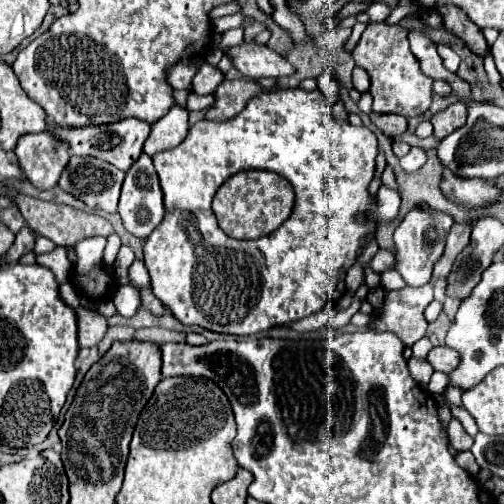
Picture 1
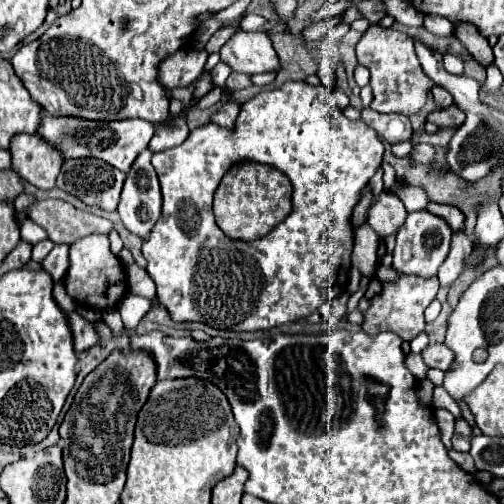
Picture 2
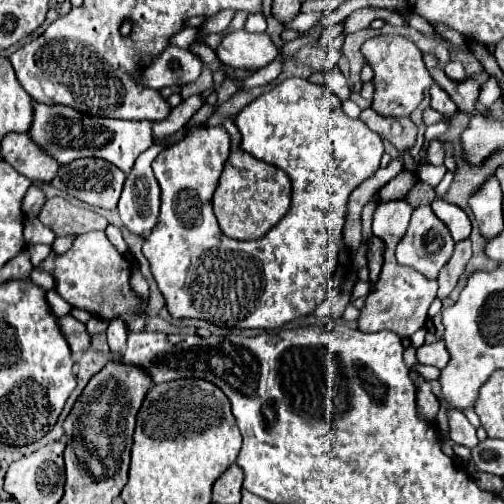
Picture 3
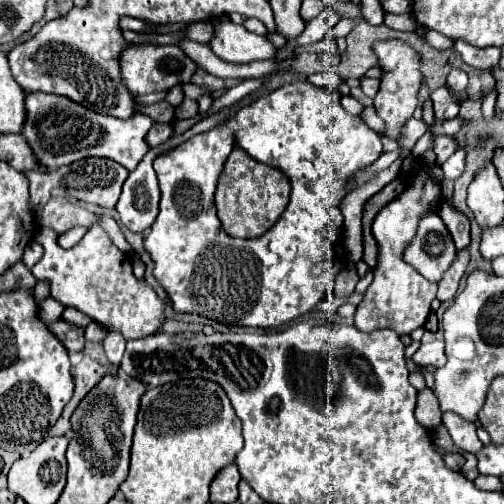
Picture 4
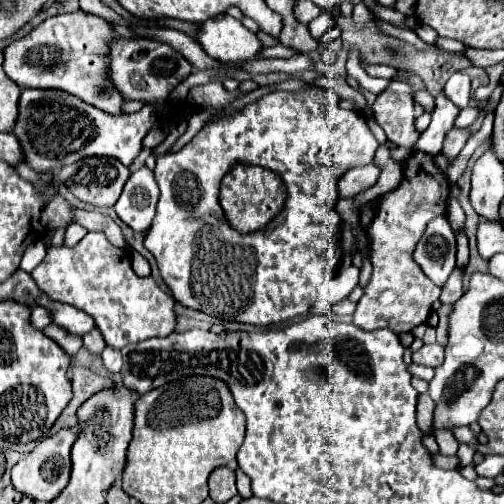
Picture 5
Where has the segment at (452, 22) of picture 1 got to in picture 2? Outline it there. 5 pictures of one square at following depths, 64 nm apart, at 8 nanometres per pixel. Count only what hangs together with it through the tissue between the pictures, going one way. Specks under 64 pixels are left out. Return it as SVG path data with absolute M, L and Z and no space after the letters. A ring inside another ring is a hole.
M460 24L460 28L456 28L456 38L462 42L462 46L482 64L482 66L490 66L494 62L492 56L492 48L488 46L488 40L484 40L476 28L472 28L470 24Z

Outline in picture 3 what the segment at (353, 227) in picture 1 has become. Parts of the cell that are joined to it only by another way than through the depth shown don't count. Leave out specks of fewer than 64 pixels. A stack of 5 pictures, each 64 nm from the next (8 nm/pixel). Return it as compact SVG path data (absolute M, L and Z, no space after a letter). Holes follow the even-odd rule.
M306 78L284 80L272 92L262 94L242 108L234 122L242 134L240 146L244 152L290 176L294 186L290 214L260 240L240 242L222 234L212 212L212 194L230 152L230 134L223 126L204 126L168 147L152 163L162 188L162 208L142 252L152 266L152 276L174 318L202 318L220 328L278 328L290 320L312 314L320 302L340 292L340 278L350 270L350 258L342 242L348 196L380 168L384 146L382 138L360 118L350 118L342 112L340 100L328 86L312 84Z

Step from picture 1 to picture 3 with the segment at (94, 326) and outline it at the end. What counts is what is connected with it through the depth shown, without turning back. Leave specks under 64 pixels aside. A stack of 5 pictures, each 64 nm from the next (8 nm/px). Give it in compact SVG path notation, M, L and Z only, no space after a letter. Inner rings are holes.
M66 314L66 316L58 318L58 326L60 326L60 330L62 330L62 334L64 334L64 338L66 338L66 342L68 342L68 346L70 346L72 352L84 352L84 350L88 350L90 336L88 336L86 326L82 322L78 322L76 318L72 318L72 316Z

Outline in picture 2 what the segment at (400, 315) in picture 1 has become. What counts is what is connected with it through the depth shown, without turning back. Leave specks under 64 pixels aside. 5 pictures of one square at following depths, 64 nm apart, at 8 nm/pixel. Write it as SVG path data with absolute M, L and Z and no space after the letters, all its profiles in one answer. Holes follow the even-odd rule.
M400 274L398 280L394 282L382 282L382 292L370 300L370 308L364 312L362 330L368 334L390 330L398 334L402 340L410 342L416 334L424 330L426 326L424 310L436 298L436 292L438 292L438 280L424 280L420 276Z

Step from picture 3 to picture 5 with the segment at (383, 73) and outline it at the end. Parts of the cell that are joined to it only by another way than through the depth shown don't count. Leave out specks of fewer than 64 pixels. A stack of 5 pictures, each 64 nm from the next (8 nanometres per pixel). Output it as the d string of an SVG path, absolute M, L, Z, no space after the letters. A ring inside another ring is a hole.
M392 80L390 86L378 96L372 106L376 122L384 128L390 142L400 148L410 148L418 140L418 130L414 126L414 100L412 88L406 82Z

